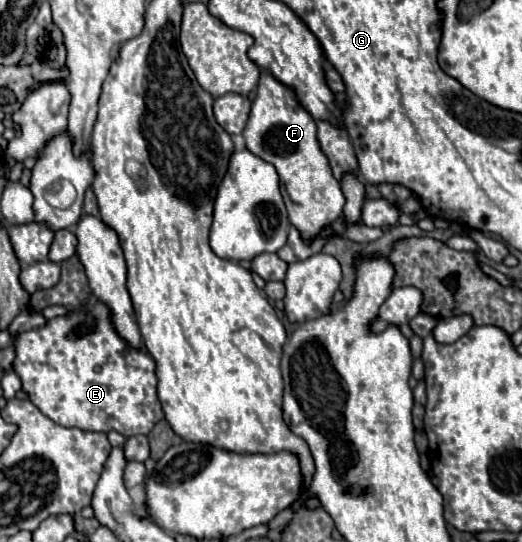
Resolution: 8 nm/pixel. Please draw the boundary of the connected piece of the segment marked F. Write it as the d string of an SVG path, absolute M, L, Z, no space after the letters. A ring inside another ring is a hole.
M263 71L243 137L247 149L253 155L261 157L277 169L289 221L301 231L305 241L311 241L325 225L341 217L345 205L341 185L331 175L331 169L327 167L327 157L323 155L315 133L315 121L297 103L293 91L281 85L271 73Z

